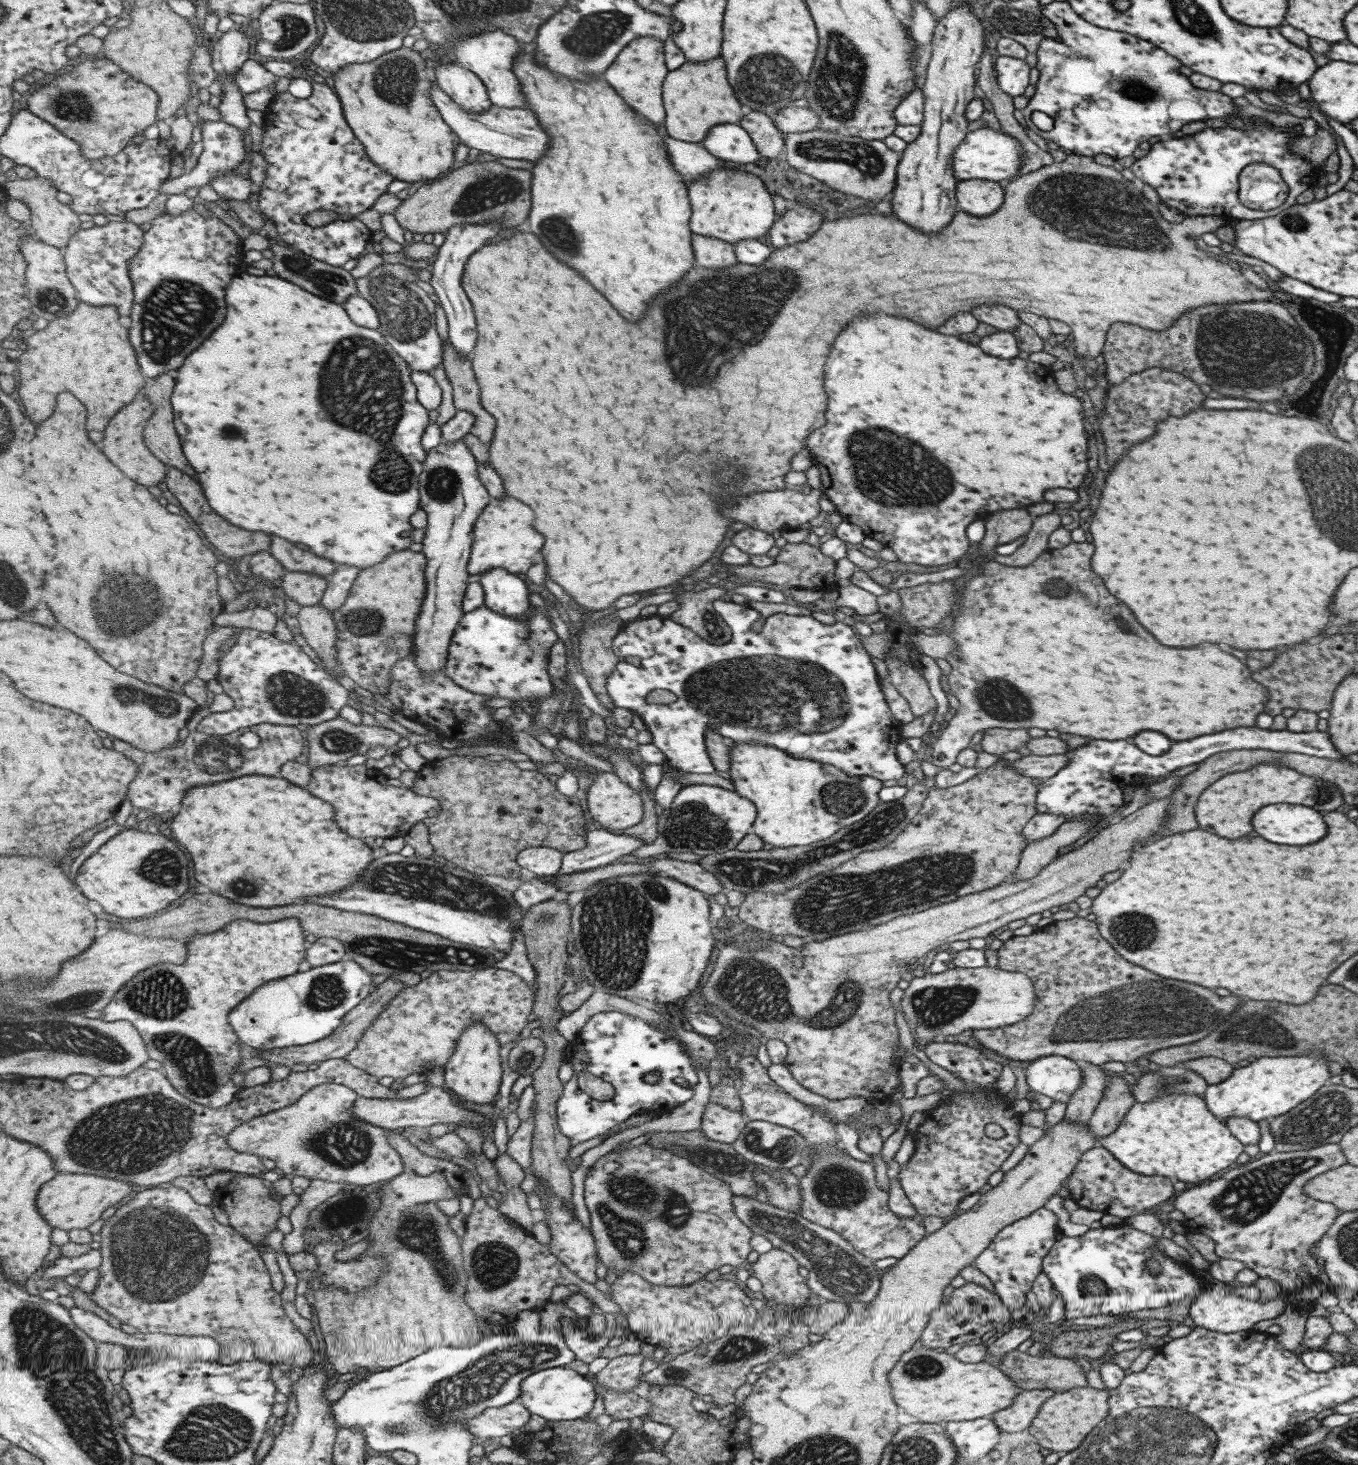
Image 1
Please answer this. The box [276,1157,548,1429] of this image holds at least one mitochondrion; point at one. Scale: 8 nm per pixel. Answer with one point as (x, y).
(418, 1230)

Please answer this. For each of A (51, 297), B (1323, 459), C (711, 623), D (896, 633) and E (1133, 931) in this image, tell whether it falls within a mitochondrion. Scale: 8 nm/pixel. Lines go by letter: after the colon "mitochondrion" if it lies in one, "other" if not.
A: mitochondrion
B: mitochondrion
C: mitochondrion
D: other
E: mitochondrion

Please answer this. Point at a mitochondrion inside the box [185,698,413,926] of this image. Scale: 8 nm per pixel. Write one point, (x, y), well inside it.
(212, 756)

